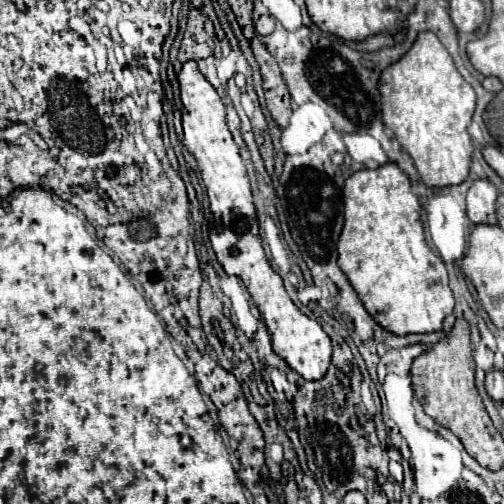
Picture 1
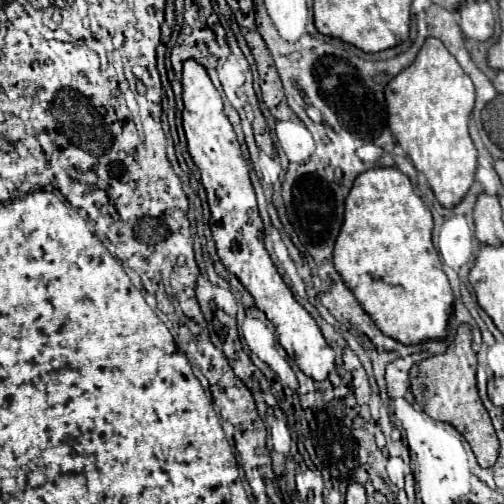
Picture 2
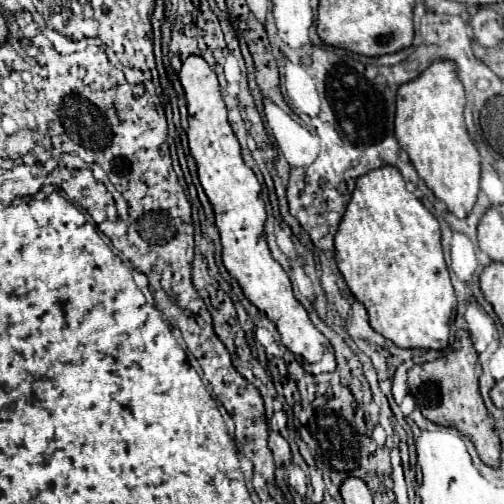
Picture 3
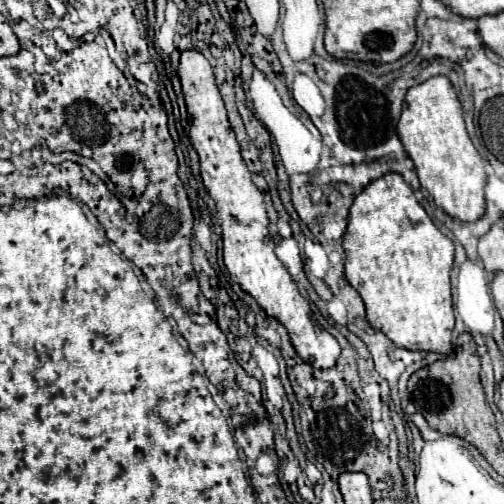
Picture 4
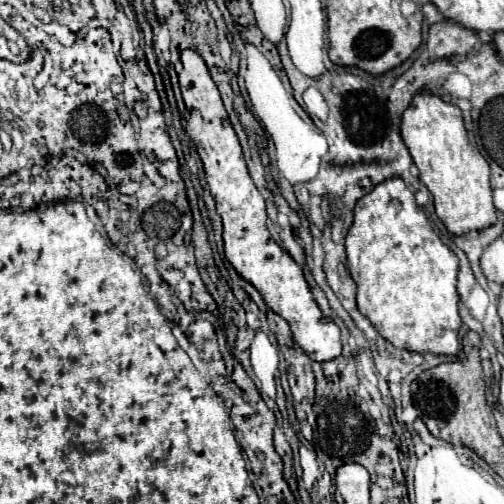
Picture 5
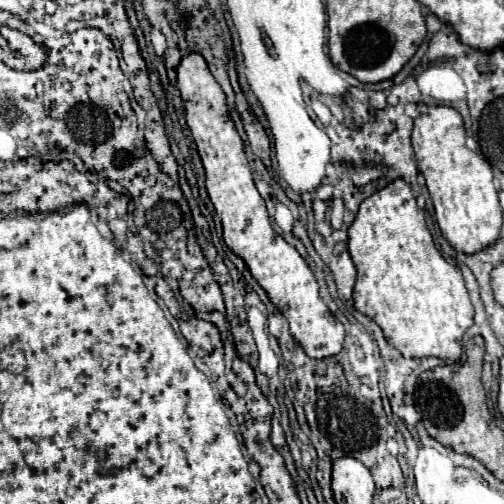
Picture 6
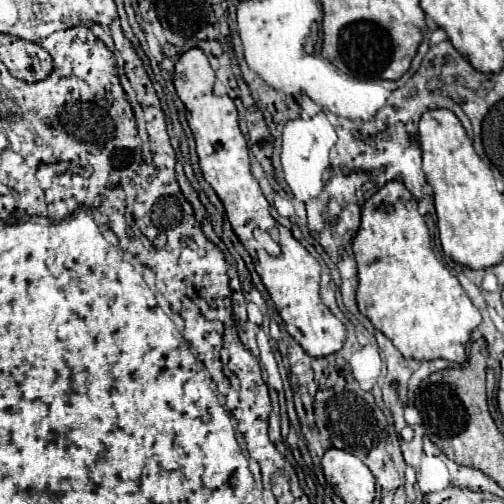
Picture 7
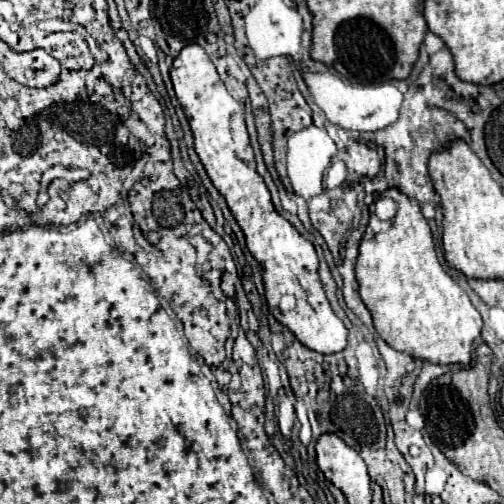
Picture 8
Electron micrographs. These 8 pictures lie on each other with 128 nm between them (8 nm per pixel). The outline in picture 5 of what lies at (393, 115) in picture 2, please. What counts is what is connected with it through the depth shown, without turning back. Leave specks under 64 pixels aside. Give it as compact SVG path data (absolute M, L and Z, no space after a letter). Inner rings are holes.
M416 94L402 116L402 138L420 170L420 182L424 182L434 196L436 214L450 234L464 236L470 230L484 230L496 224L490 164L470 146L458 106L434 94Z

